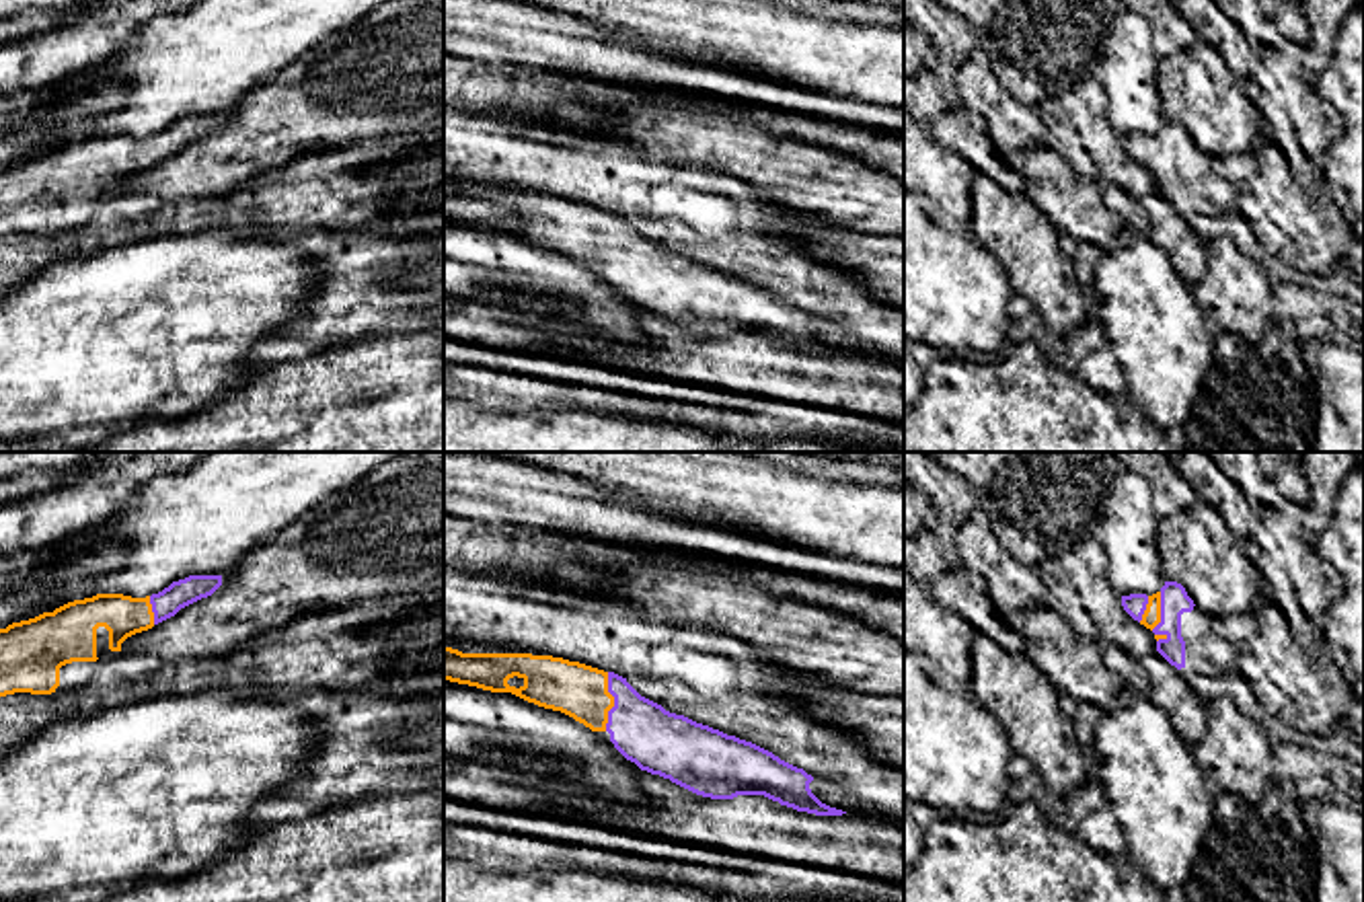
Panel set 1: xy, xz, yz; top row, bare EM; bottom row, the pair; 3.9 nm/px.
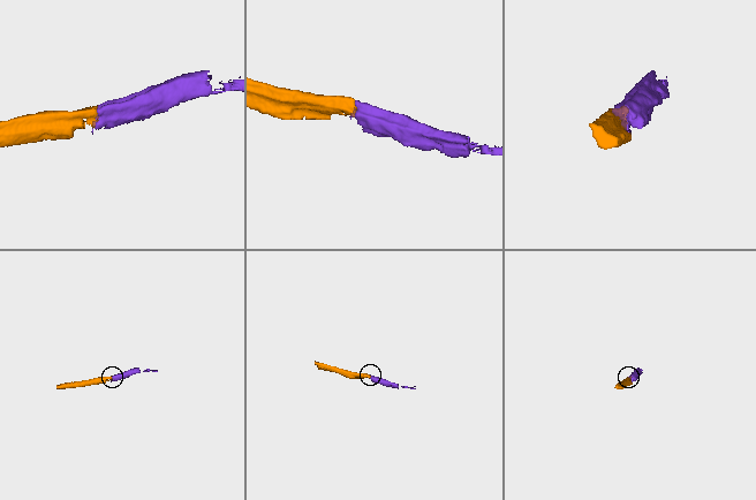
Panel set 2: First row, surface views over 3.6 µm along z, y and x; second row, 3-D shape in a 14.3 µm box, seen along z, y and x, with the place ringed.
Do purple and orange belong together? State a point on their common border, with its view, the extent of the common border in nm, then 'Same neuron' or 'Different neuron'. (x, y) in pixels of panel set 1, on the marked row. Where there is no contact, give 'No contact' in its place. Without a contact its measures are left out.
Touches purple at xz (615, 701). Shared border 240 nm. Same neuron

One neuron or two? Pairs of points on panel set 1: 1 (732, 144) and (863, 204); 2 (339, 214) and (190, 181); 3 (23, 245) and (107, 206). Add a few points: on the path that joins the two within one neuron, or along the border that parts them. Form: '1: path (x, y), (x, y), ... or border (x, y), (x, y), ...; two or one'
1: path (765, 161), (781, 171), (830, 185); one
2: border (274, 173), (226, 194), (187, 198); two
3: path (46, 245), (83, 241), (95, 229); one

